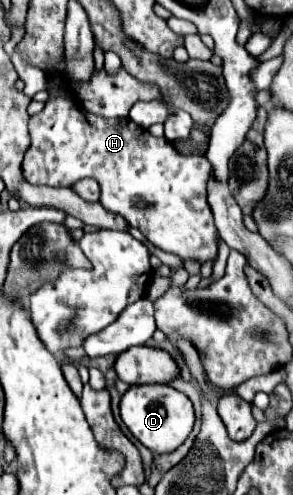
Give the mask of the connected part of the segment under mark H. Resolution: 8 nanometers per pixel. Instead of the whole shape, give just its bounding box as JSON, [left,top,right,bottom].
[23,95,219,265]

